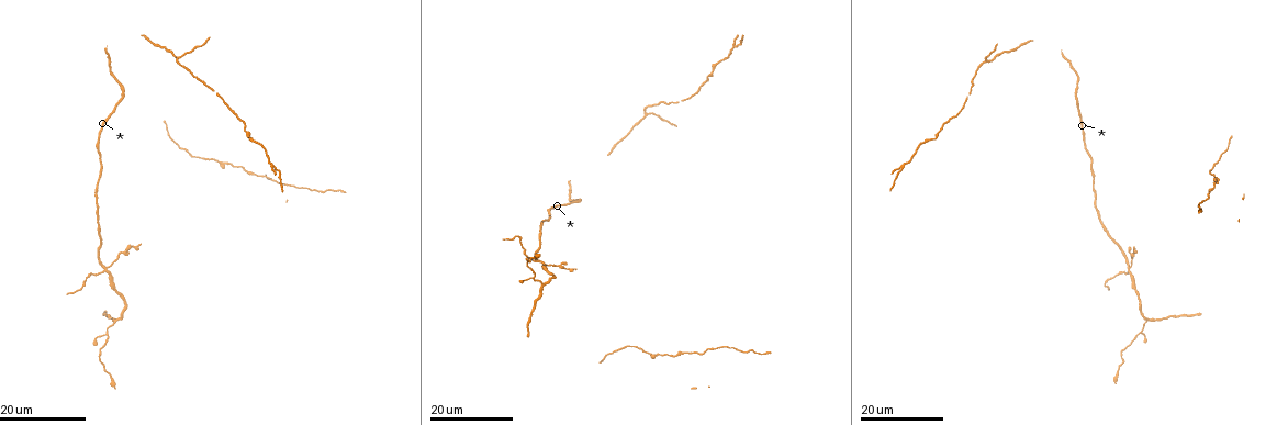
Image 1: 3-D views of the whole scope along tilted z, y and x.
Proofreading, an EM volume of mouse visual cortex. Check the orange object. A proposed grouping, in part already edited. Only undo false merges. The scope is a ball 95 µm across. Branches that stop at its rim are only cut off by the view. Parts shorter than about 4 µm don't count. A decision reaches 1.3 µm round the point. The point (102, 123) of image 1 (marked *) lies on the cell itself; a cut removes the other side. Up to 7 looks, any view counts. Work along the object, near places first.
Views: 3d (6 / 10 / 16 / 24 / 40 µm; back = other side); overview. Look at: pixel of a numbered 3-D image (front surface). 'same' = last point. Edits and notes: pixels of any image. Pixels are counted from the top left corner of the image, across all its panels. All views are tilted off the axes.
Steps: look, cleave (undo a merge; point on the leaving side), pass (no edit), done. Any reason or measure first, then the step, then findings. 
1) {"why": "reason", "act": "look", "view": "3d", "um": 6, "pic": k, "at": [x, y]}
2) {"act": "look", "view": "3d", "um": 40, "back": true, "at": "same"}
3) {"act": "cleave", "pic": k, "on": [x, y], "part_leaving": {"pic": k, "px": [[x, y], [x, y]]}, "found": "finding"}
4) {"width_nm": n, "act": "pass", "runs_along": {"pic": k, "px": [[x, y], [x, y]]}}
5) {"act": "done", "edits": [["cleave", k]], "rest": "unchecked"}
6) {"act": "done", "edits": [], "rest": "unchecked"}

{"why": "sudden change in width", "act": "look", "view": "3d", "um": 24, "pic": 1, "at": [682, 352]}

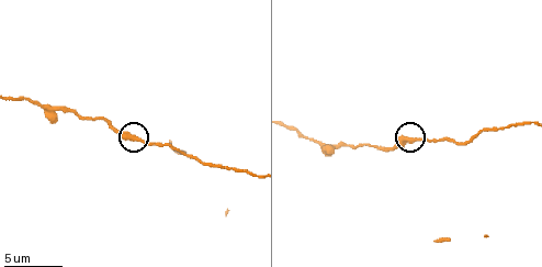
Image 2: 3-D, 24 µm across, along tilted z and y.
{"why": "zoom in", "act": "look", "view": "3d", "um": 6, "pic": 2, "at": [415, 139]}

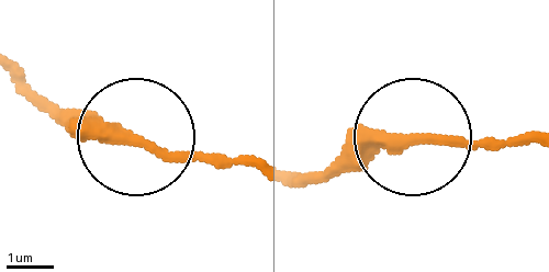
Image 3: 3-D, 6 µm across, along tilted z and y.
{"act": "pass", "found": "continuous, no second cell"}

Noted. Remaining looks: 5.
{"act": "look", "view": "3d", "um": 24, "pic": 1, "at": [623, 347]}

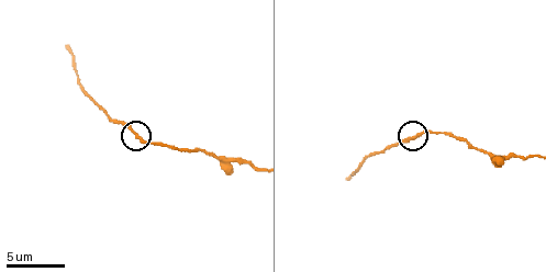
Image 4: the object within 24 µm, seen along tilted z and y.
{"act": "look", "view": "3d", "um": 10, "pic": 4, "at": [421, 134]}

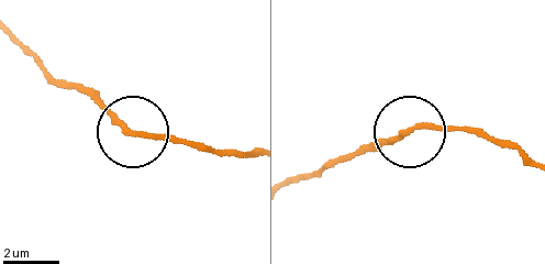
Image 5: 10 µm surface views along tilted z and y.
{"act": "look", "view": "3d", "um": 6, "pic": 5, "at": [130, 132]}

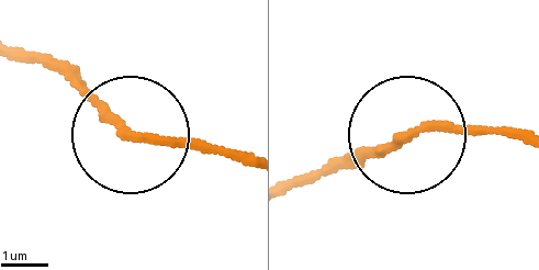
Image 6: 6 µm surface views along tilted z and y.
{"width_nm": 190, "act": "pass", "found": "all the same cell"}

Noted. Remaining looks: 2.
{"why": "three-way junction", "act": "look", "view": "3d", "um": 16, "pic": 1, "at": [535, 278]}

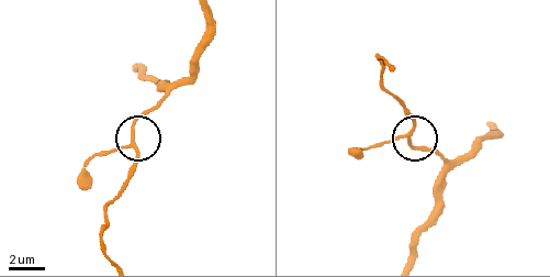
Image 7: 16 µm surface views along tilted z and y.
{"act": "look", "view": "3d", "um": 6, "pic": 7, "at": [405, 137]}

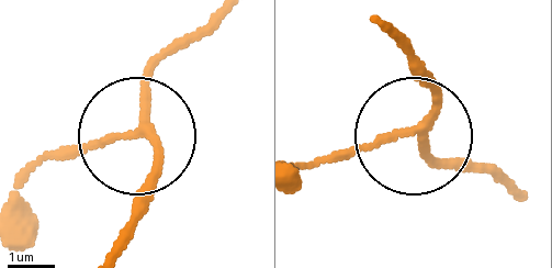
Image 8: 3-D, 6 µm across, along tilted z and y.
{"width_nm": 160, "act": "pass", "runs_along": {"pic": 8, "px": [[196, 24], [151, 73], [133, 129], [34, 162]]}, "found": "continuous, no second cell"}

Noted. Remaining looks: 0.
{"act": "done", "edits": [], "rest": "unchecked"}

